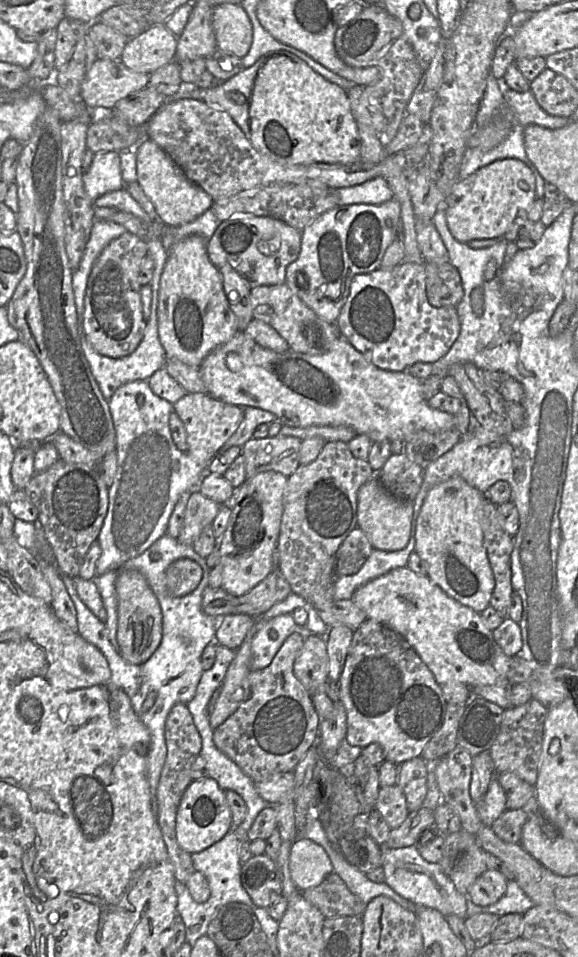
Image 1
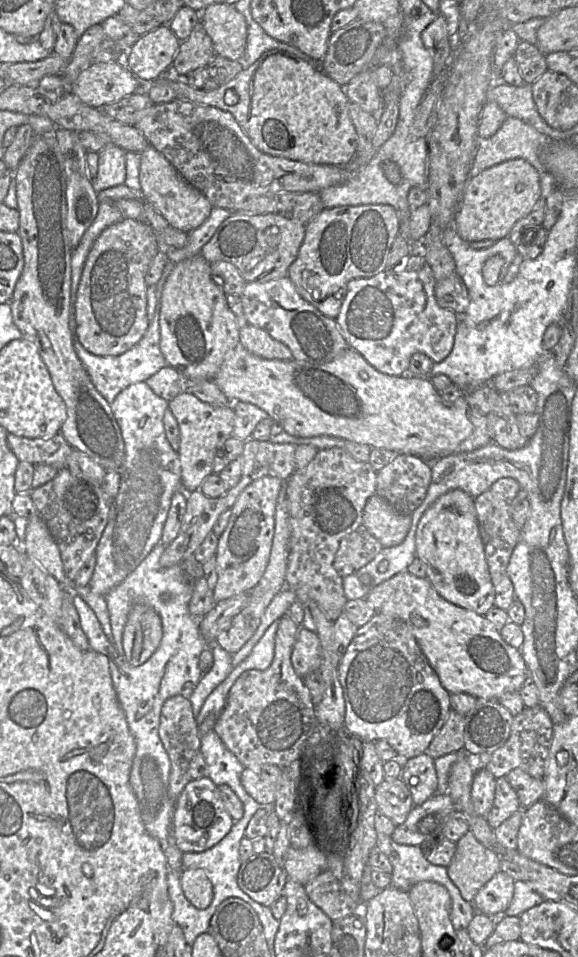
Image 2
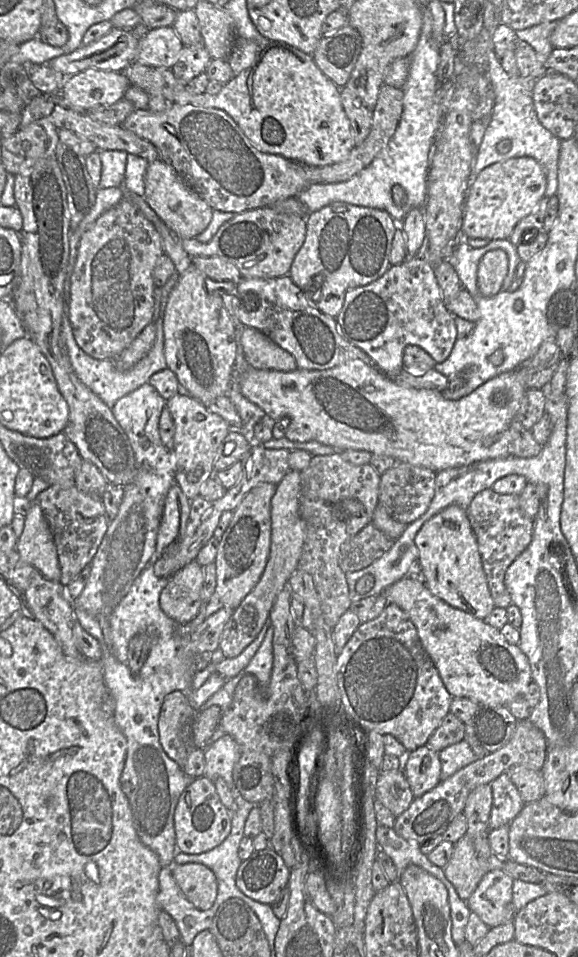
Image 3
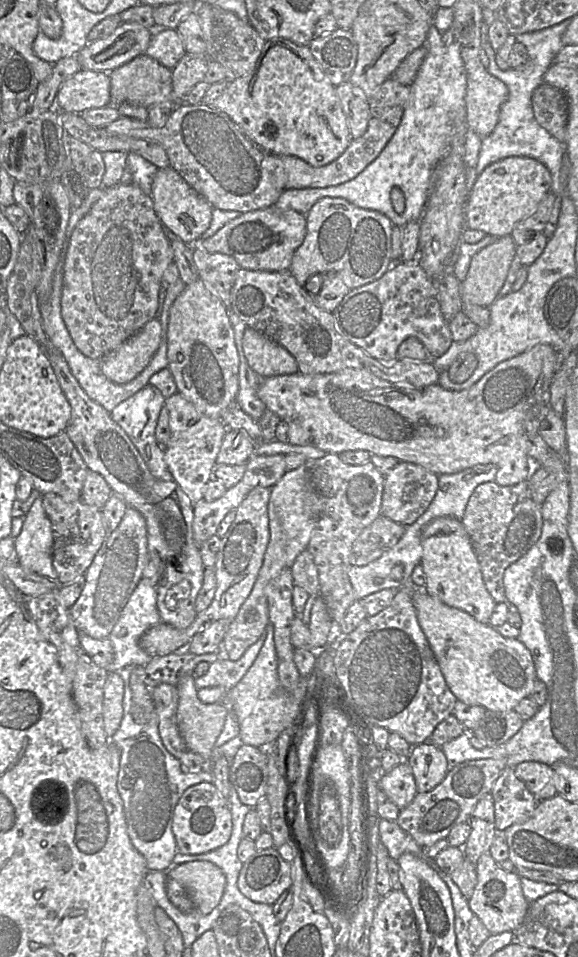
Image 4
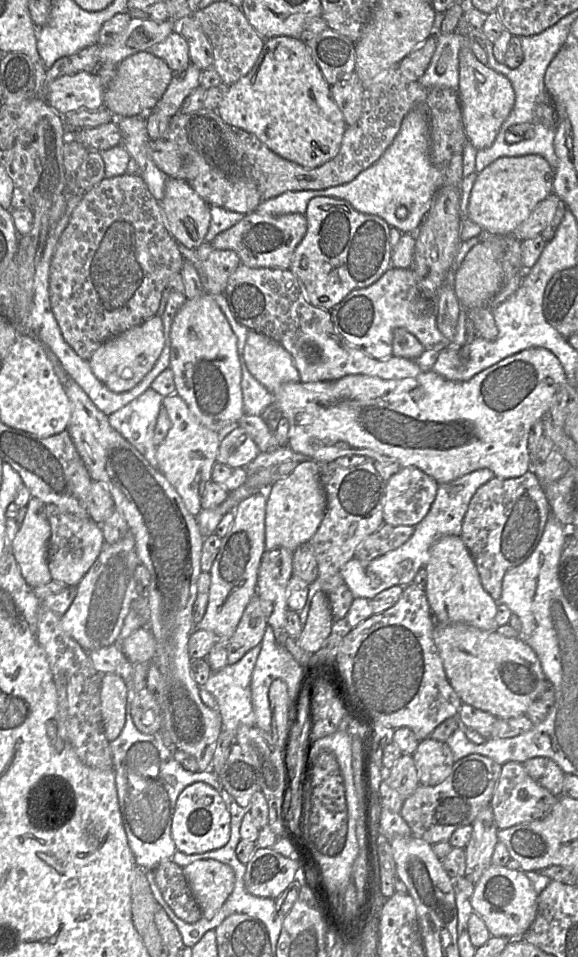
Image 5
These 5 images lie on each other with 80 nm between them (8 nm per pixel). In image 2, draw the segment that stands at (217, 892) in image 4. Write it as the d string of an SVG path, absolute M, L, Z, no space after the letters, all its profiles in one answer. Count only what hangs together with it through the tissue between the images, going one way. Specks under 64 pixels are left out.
M184 868L180 872L185 897L198 909L206 909L214 897L213 885L201 868Z

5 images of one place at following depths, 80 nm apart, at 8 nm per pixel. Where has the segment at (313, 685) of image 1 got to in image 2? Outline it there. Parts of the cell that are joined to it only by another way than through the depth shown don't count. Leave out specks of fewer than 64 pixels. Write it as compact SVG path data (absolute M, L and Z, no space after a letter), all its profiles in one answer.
M300 627L293 647L291 662L296 674L303 677L319 669L321 663L321 646L315 632Z

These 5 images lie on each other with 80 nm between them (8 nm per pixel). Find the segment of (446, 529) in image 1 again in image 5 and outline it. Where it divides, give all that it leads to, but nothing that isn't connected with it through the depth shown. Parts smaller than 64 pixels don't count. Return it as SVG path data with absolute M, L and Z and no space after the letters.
M449 535L437 540L429 550L429 559L424 566L427 574L424 591L435 622L465 623L480 630L496 630L497 601L484 589L475 561L461 536Z

